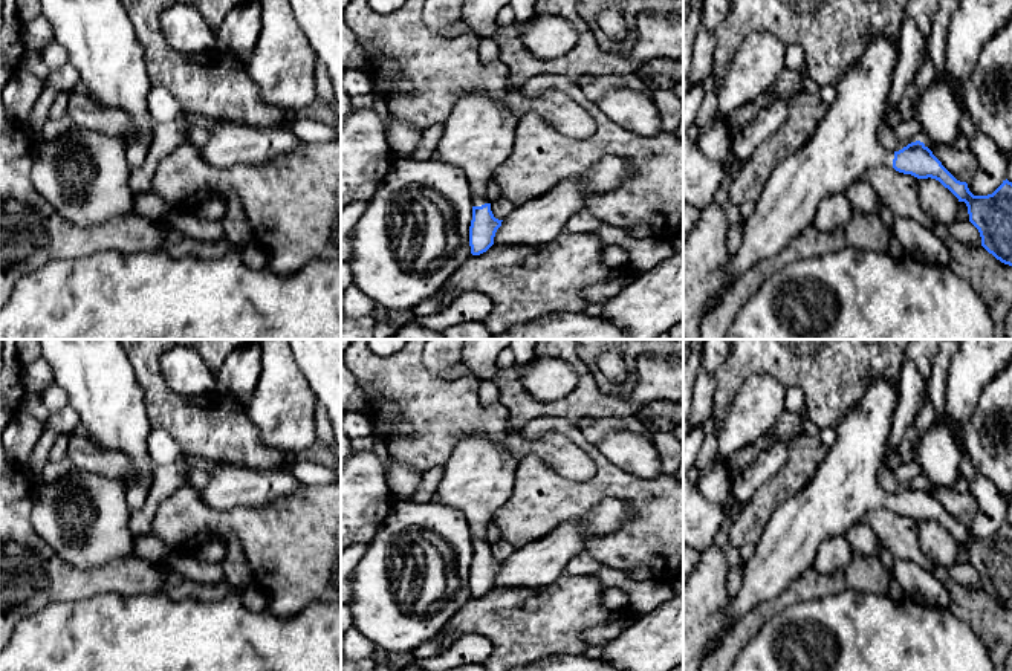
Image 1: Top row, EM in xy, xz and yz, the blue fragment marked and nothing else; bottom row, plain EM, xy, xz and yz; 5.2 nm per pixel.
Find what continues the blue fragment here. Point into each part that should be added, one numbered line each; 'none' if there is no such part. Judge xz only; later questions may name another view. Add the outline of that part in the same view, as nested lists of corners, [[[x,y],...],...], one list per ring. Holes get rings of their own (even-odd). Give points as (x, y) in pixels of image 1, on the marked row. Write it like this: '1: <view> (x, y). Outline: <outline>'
1: xz (479, 135). Outline: [[[475,92],[462,96],[443,122],[436,157],[465,171],[472,206],[489,203],[486,186],[512,153],[517,124],[506,102]]]

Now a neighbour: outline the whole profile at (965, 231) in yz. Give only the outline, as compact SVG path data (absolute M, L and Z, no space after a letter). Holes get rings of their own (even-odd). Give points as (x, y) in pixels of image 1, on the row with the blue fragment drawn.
M969 220L957 222L951 225L948 229L951 237L957 241L974 246L981 245L980 232Z

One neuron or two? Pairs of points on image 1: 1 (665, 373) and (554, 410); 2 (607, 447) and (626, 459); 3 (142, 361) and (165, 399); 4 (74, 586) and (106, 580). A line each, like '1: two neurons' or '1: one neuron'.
1: one neuron
2: one neuron
3: one neuron
4: one neuron

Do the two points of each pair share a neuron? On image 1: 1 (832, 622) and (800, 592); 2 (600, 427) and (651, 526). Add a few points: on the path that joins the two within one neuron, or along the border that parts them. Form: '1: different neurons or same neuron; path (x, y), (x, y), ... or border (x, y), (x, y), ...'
1: different neurons; border (843, 590), (821, 598), (797, 601), (775, 615)
2: different neurons; border (577, 425), (595, 445)

